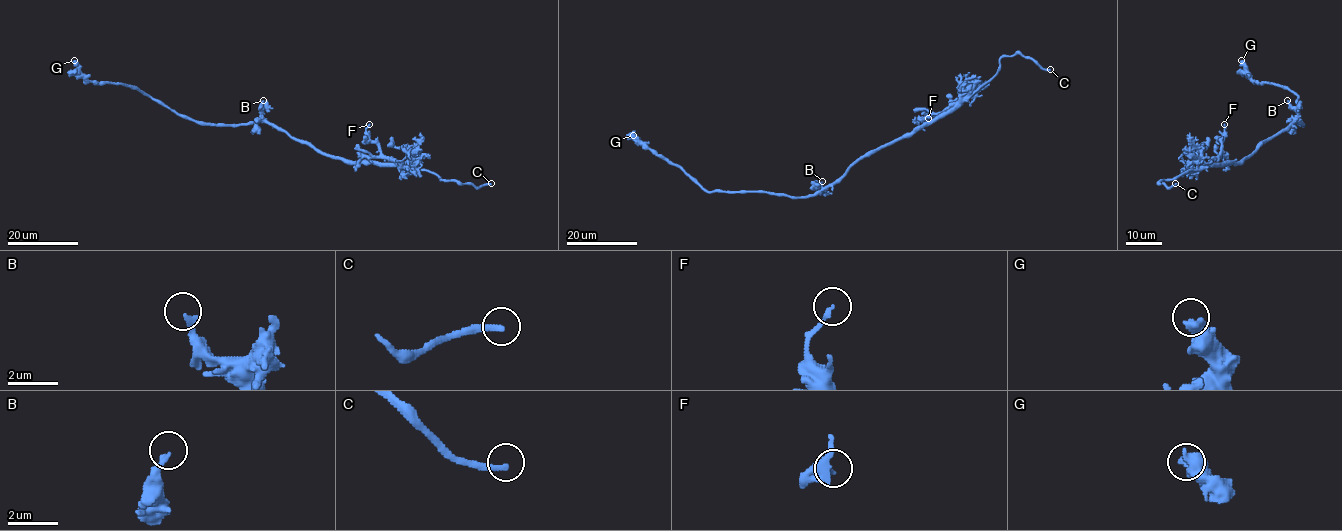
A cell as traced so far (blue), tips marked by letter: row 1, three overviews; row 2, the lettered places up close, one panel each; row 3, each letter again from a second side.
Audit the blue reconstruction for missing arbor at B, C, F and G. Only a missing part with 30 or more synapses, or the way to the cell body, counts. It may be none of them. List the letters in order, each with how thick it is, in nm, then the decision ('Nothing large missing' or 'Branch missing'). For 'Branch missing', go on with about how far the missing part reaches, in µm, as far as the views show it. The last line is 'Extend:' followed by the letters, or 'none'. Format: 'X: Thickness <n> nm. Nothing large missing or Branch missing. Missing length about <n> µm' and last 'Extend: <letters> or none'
B: Thickness 200 nm. Nothing large missing
C: Thickness 240 nm. Branch missing. Missing length about 25 µm
F: Thickness 180 nm. Nothing large missing
G: Thickness 500 nm. Nothing large missing
Extend: C

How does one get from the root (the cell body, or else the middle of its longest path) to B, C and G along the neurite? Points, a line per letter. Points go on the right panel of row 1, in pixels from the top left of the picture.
B: (1276, 134), (1297, 117), (1297, 112), (1287, 100)
C: (1276, 134), (1243, 161), (1210, 163), (1201, 169), (1190, 169), (1159, 183), (1167, 187), (1175, 183)
G: (1276, 134), (1294, 121), (1302, 125), (1298, 123), (1297, 96), (1274, 83), (1254, 82), (1241, 60)

